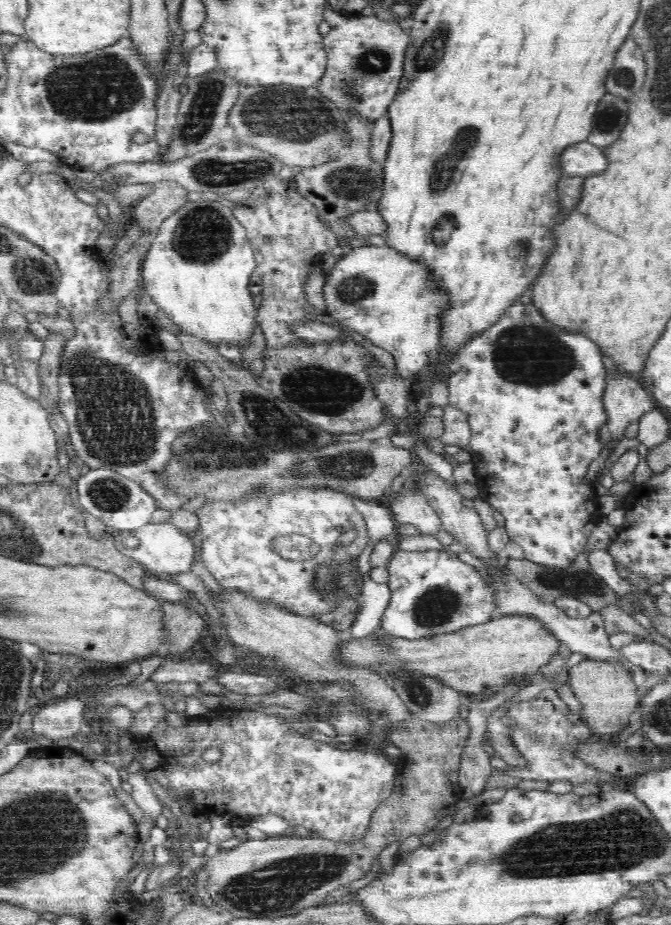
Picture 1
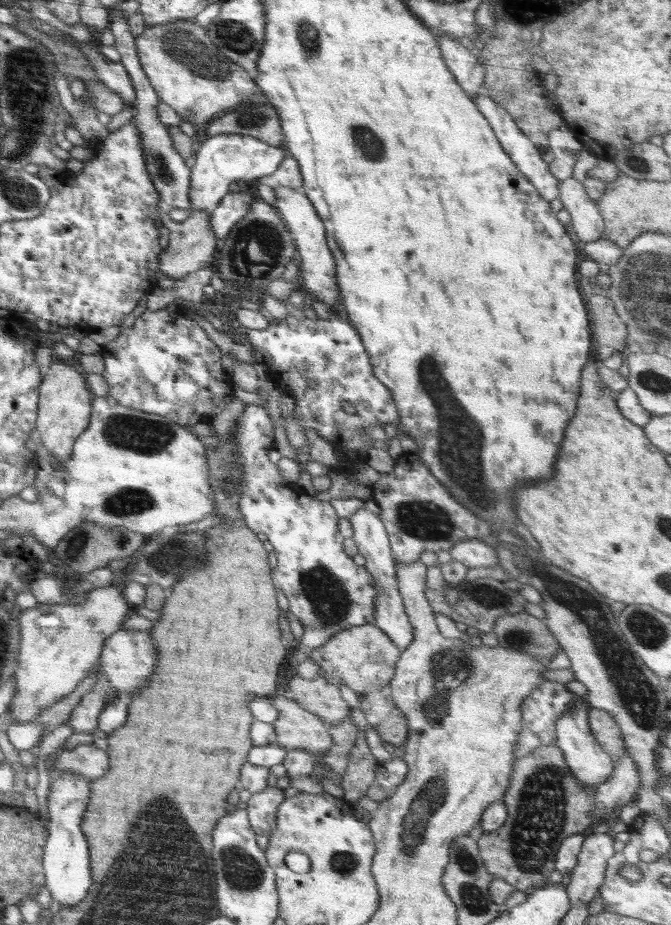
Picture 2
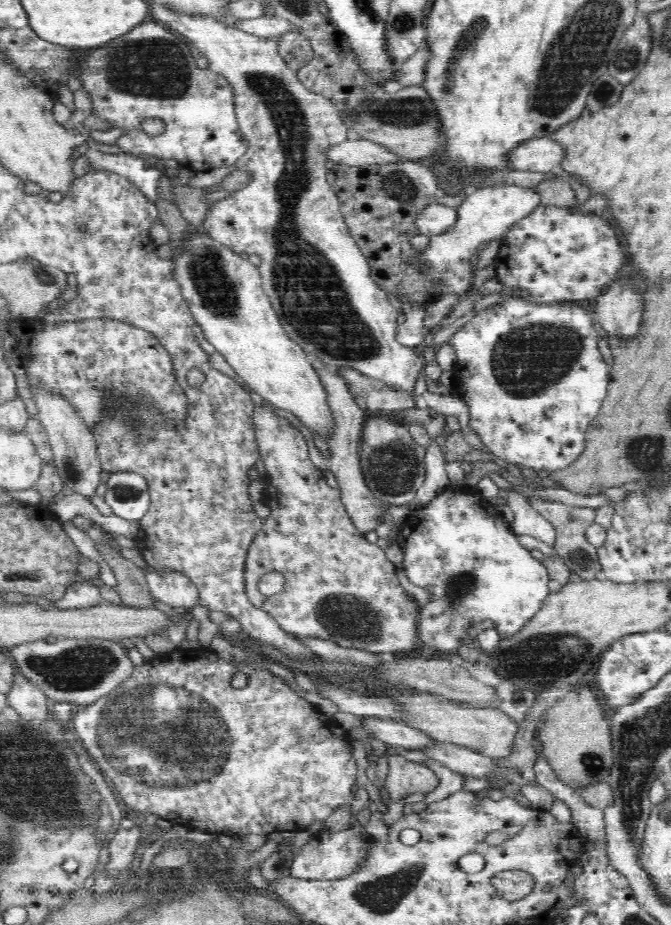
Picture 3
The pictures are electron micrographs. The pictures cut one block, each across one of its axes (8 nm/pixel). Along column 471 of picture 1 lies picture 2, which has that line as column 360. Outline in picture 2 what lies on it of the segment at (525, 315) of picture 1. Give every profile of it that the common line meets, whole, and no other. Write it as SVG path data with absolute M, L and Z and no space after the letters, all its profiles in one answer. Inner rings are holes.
M334 312L328 320L319 317L316 320L297 319L291 315L282 320L273 319L266 328L249 329L246 335L252 348L270 353L270 378L283 388L282 392L296 401L293 417L302 429L316 430L320 437L330 441L336 454L344 451L346 455L347 448L352 448L363 457L356 462L344 458L334 468L353 477L355 464L366 463L373 446L372 440L362 437L359 432L368 426L399 423L391 392L374 376L370 356L356 328ZM346 402L356 409L356 414L344 412L343 404Z

